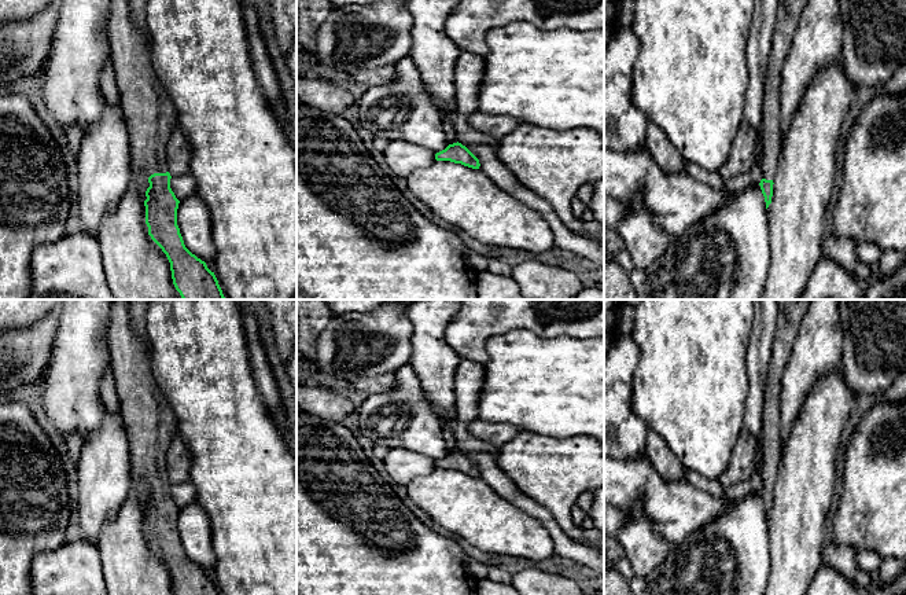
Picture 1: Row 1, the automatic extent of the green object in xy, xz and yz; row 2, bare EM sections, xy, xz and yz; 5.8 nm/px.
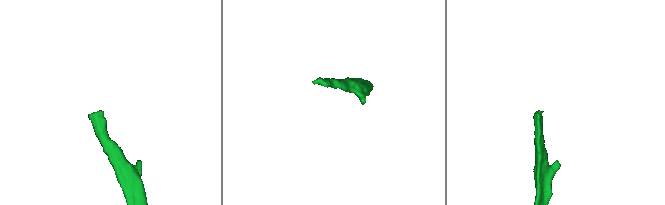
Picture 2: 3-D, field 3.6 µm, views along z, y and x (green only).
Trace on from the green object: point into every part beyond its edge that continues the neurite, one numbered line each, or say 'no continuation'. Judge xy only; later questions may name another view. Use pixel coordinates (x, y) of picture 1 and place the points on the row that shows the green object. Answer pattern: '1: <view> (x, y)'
1: xy (151, 116)

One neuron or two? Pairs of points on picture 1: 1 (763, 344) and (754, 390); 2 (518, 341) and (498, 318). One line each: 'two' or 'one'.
1: one
2: two

